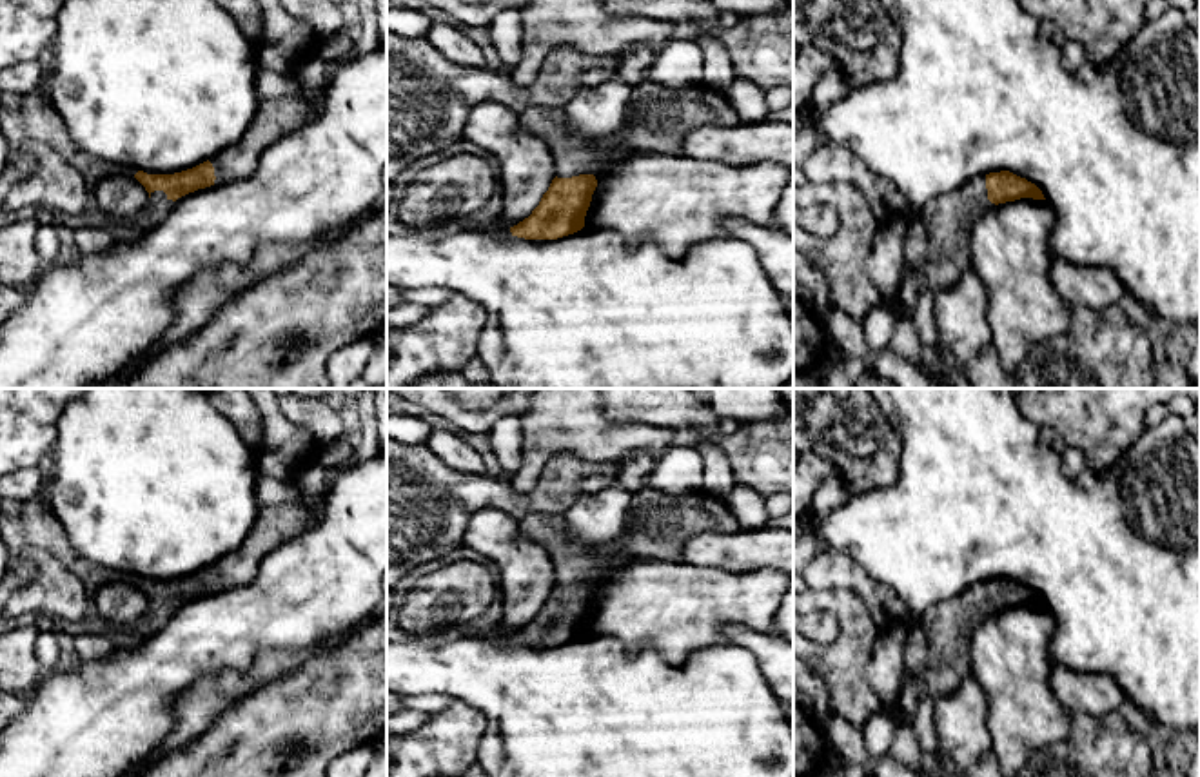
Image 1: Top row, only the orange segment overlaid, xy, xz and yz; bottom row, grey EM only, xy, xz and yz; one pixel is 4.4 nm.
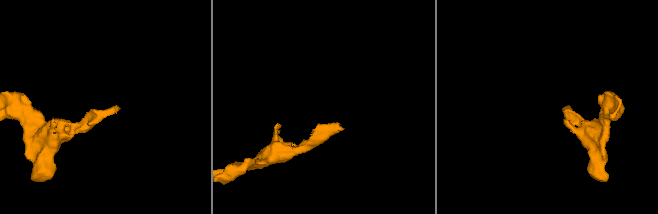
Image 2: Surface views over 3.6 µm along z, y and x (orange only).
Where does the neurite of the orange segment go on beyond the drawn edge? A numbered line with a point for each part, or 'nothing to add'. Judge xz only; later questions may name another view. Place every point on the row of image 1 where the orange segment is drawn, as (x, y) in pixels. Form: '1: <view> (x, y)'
1: xz (659, 118)

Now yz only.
1: yz (948, 220)

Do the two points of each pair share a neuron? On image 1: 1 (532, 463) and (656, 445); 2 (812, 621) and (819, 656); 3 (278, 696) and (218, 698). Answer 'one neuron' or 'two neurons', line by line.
1: one neuron
2: two neurons
3: two neurons

